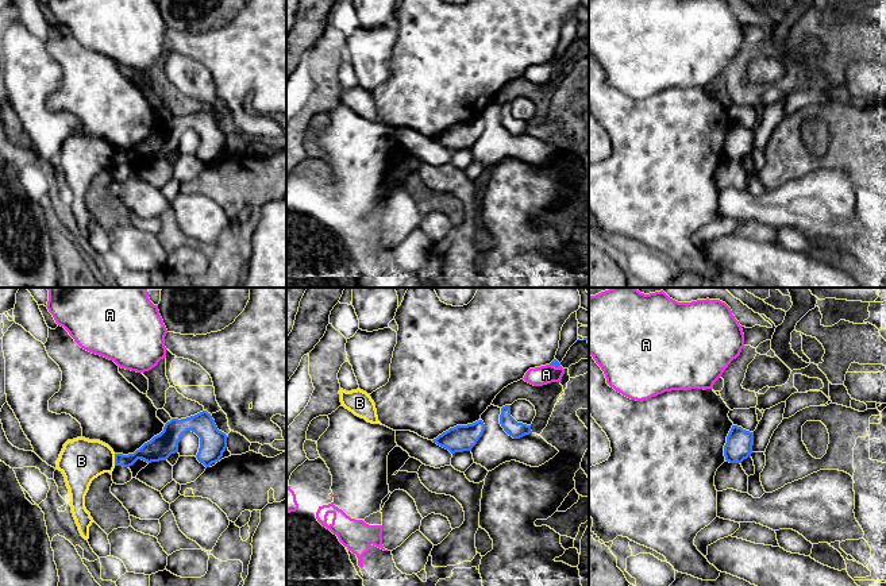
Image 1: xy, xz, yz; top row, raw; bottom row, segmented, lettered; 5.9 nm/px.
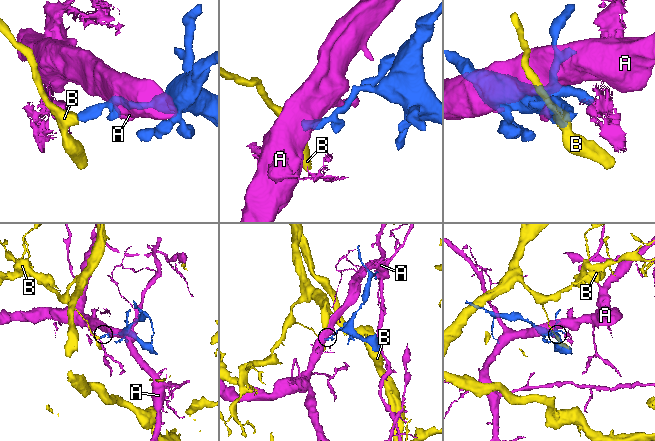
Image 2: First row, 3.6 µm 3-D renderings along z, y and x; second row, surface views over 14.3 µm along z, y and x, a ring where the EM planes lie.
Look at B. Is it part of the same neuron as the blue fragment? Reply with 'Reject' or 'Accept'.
Reject

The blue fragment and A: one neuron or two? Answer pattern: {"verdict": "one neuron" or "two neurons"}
{"verdict": "two neurons"}

